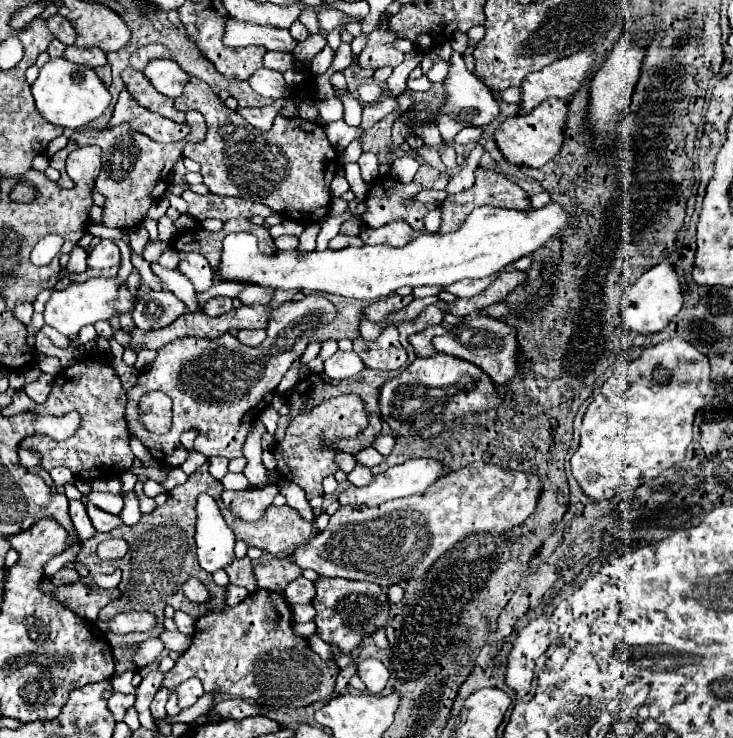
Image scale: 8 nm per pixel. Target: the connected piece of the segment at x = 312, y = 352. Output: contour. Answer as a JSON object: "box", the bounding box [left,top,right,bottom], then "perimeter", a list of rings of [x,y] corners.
{"box":[300,340,320,380],"perimeter":[[[312,340],[310,344],[308,344],[308,348],[306,348],[306,352],[302,354],[302,370],[300,370],[300,380],[302,380],[302,376],[308,376],[308,362],[312,360],[312,358],[316,358],[318,356],[318,352],[320,352],[320,342],[316,342],[316,340]]]}

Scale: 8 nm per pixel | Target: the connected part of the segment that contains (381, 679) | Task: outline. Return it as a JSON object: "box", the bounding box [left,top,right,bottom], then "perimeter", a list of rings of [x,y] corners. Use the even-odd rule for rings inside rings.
{"box":[358,658,390,694],"perimeter":[[[368,658],[368,660],[360,660],[358,662],[358,672],[360,680],[364,682],[366,690],[372,692],[372,694],[380,694],[382,688],[386,686],[388,678],[390,678],[390,672],[388,668],[380,662],[380,660],[374,660],[374,658]]]}

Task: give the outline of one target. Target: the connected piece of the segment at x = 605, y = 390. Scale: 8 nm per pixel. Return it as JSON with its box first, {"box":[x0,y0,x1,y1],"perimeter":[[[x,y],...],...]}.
{"box":[570,338,712,502],"perimeter":[[[680,338],[664,340],[652,348],[646,348],[640,358],[620,364],[614,374],[602,384],[600,394],[588,406],[580,428],[580,446],[570,458],[572,474],[582,492],[596,502],[617,496],[626,498],[632,496],[638,486],[660,476],[670,466],[682,462],[684,452],[692,442],[692,424],[696,410],[702,406],[710,386],[712,382],[708,358]]]}

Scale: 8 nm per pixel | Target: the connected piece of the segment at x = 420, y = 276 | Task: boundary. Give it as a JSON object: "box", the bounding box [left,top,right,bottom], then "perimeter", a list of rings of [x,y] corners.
{"box":[216,204,568,300],"perimeter":[[[548,204],[540,210],[504,210],[494,206],[480,206],[476,208],[466,222],[448,234],[422,234],[414,240],[410,240],[402,248],[394,246],[360,246],[360,248],[344,248],[344,250],[324,250],[324,252],[274,252],[272,256],[264,256],[258,248],[256,236],[248,232],[240,234],[228,234],[224,238],[224,248],[220,254],[220,266],[216,272],[216,278],[230,280],[230,282],[242,282],[242,284],[258,284],[264,288],[274,290],[302,290],[302,292],[322,292],[322,294],[338,294],[346,298],[358,298],[358,300],[376,300],[384,298],[400,286],[448,286],[464,278],[484,278],[490,274],[500,272],[504,266],[516,262],[522,256],[532,254],[542,244],[550,240],[550,236],[558,234],[558,230],[568,226],[568,216],[562,206]]]}

